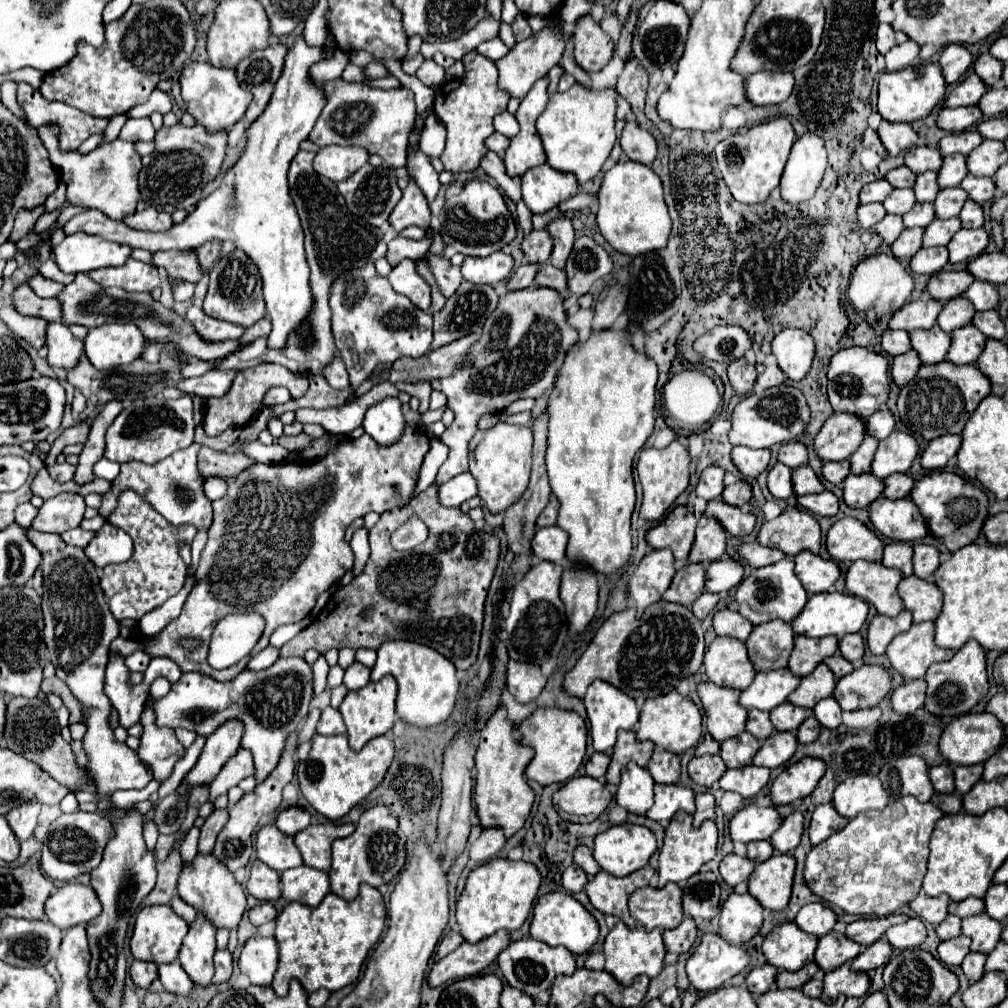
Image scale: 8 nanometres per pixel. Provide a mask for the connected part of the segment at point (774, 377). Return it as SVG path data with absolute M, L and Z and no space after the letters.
M769 364L769 366L765 366L765 368L759 372L759 376L757 376L757 384L759 384L761 388L779 386L779 384L783 384L783 380L785 380L783 370L781 370L777 364Z

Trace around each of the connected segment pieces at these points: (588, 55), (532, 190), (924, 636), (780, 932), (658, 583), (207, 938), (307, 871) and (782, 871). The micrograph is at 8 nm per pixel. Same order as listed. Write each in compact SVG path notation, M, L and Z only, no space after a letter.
M585 14L577 20L573 44L575 44L575 62L587 74L599 72L613 56L611 38L601 30L599 22L595 22L591 14Z
M549 164L531 168L523 174L523 202L535 214L549 212L561 202L575 196L579 182L571 172L559 172Z
M913 624L907 632L895 636L887 646L891 666L905 678L925 678L925 672L935 662L951 660L955 652L935 644L935 624Z
M795 922L781 924L763 942L763 954L775 968L797 972L815 960L817 936L803 932Z
M653 550L647 554L637 572L631 576L629 594L637 604L639 614L661 600L663 592L669 588L671 578L675 574L673 566L673 552L671 550Z
M197 914L197 920L191 924L189 934L183 940L177 960L195 984L207 986L213 978L213 954L215 928L211 928L209 920Z
M297 866L281 874L283 898L317 906L329 894L329 876L323 870L311 866Z
M775 852L769 860L757 864L749 876L749 894L757 898L763 908L785 910L791 898L795 876L795 858L791 854Z

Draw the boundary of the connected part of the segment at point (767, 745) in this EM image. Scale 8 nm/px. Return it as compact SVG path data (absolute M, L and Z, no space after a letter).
M773 732L763 744L759 754L755 756L755 766L777 768L785 766L797 750L797 736L793 732Z

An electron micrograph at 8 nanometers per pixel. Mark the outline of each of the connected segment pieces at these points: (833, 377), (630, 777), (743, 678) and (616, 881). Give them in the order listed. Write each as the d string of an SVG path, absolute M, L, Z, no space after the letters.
M851 346L839 350L829 364L827 372L829 402L835 412L849 412L867 420L873 412L881 410L889 396L889 360L865 346Z
M635 762L627 764L621 772L621 784L617 788L617 804L631 814L643 816L653 806L653 778L647 768L637 766Z
M715 638L705 652L707 678L717 686L743 690L755 678L755 668L747 658L747 648L735 638Z
M651 866L641 868L639 872L633 872L631 876L625 876L625 878L617 878L617 876L611 876L609 872L601 870L591 882L587 882L585 892L587 892L591 904L599 912L617 916L629 928L635 928L637 922L631 916L627 902L635 890L649 886L649 880L653 874L655 874L655 870Z

